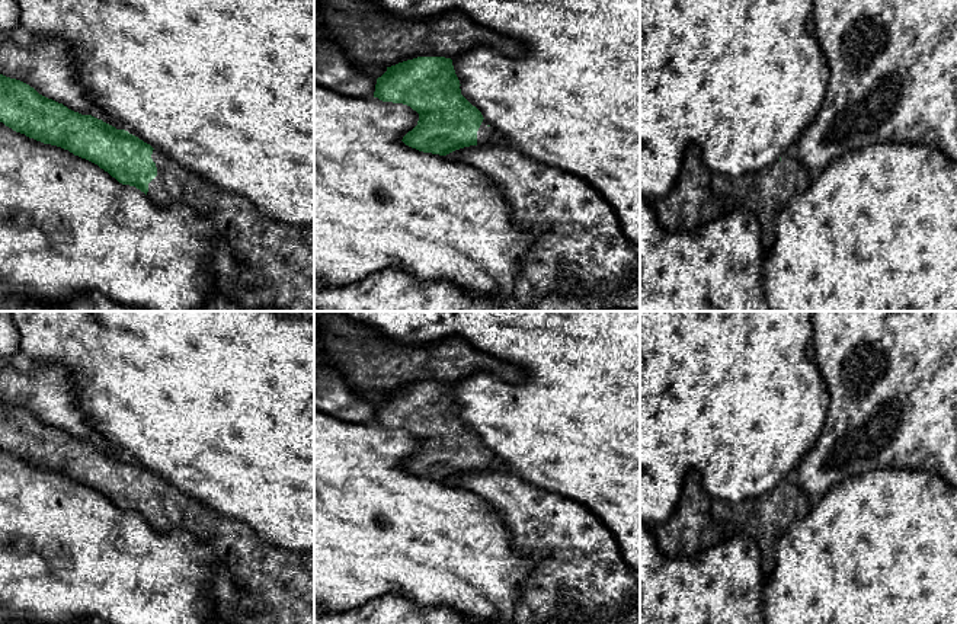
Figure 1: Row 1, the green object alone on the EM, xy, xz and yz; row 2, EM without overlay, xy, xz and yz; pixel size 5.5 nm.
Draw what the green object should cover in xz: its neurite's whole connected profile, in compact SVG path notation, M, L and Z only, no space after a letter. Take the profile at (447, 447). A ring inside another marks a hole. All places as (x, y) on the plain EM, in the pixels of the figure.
M417 383L387 393L377 404L374 423L407 431L419 439L417 451L401 465L419 477L447 481L470 471L508 471L503 461L461 420L460 412L451 384Z

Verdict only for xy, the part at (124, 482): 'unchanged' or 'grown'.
grown

